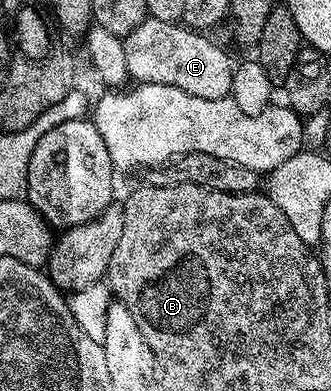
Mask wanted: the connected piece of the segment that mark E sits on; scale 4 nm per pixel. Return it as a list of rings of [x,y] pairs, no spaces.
[[[148,16],[122,39],[128,77],[136,83],[169,84],[181,88],[181,92],[189,92],[189,96],[201,96],[201,100],[226,98],[231,92],[237,62],[207,38],[210,37],[206,33],[189,30],[179,22]]]

